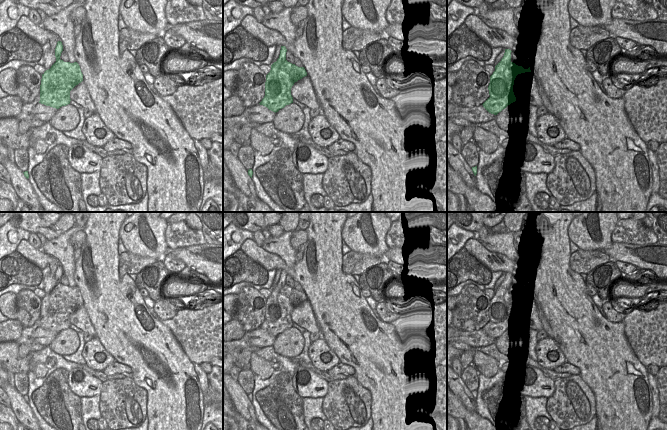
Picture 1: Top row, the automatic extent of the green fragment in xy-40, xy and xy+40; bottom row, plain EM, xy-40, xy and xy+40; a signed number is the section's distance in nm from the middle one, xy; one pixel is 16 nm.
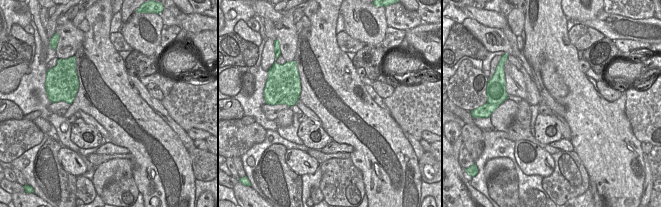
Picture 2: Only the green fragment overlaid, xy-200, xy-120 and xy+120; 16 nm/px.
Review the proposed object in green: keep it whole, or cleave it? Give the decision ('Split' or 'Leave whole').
Split

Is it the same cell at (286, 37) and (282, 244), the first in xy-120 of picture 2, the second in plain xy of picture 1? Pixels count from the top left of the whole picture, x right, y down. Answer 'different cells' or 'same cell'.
same cell

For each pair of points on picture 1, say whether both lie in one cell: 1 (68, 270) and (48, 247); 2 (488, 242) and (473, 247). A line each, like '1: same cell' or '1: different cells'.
1: same cell
2: different cells

